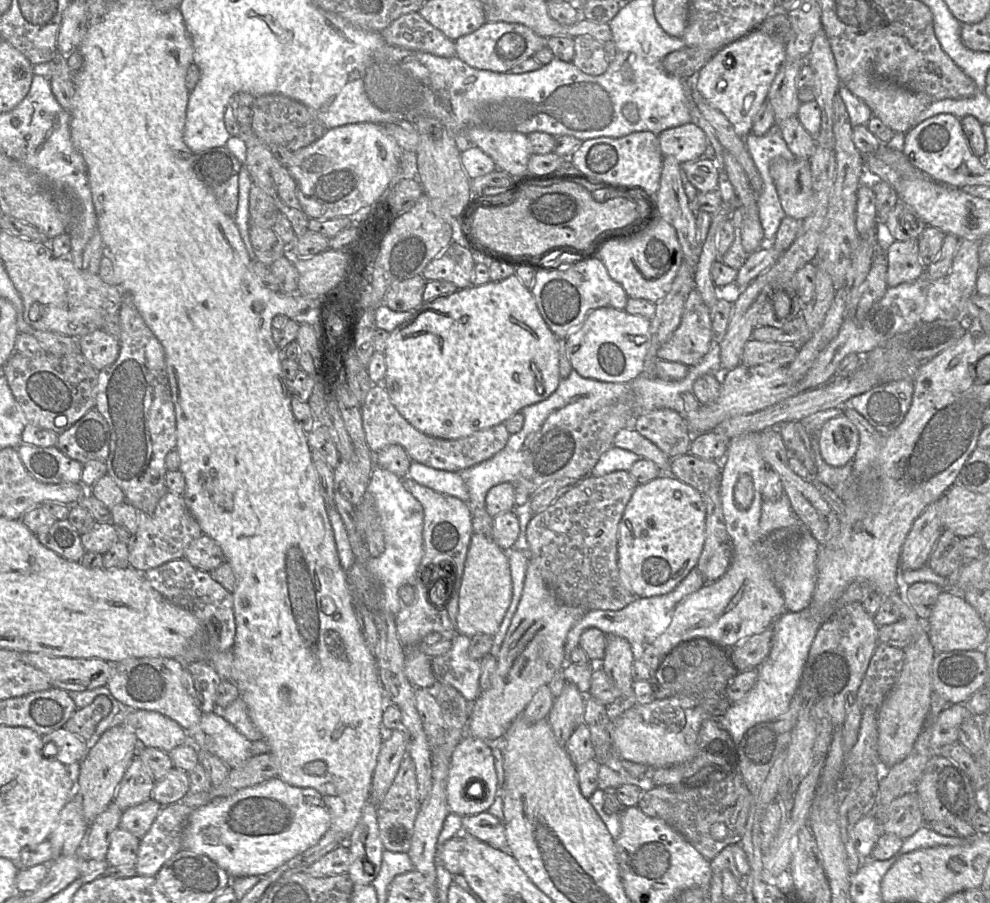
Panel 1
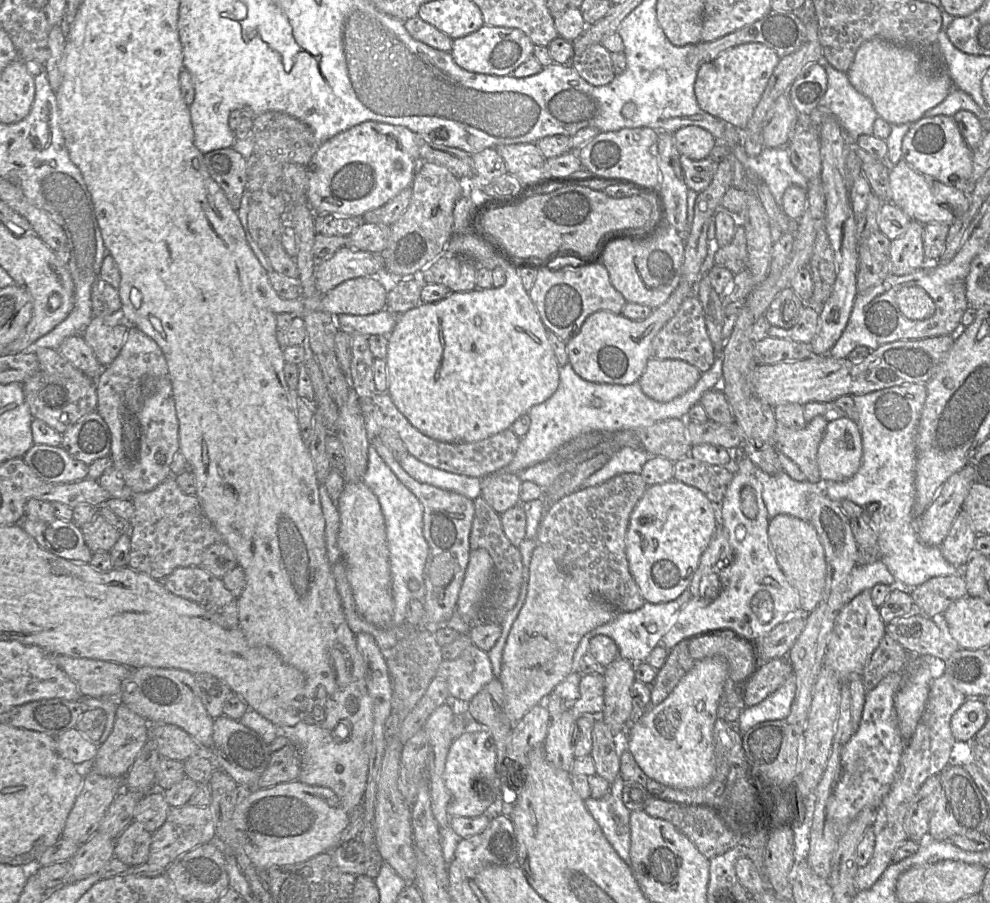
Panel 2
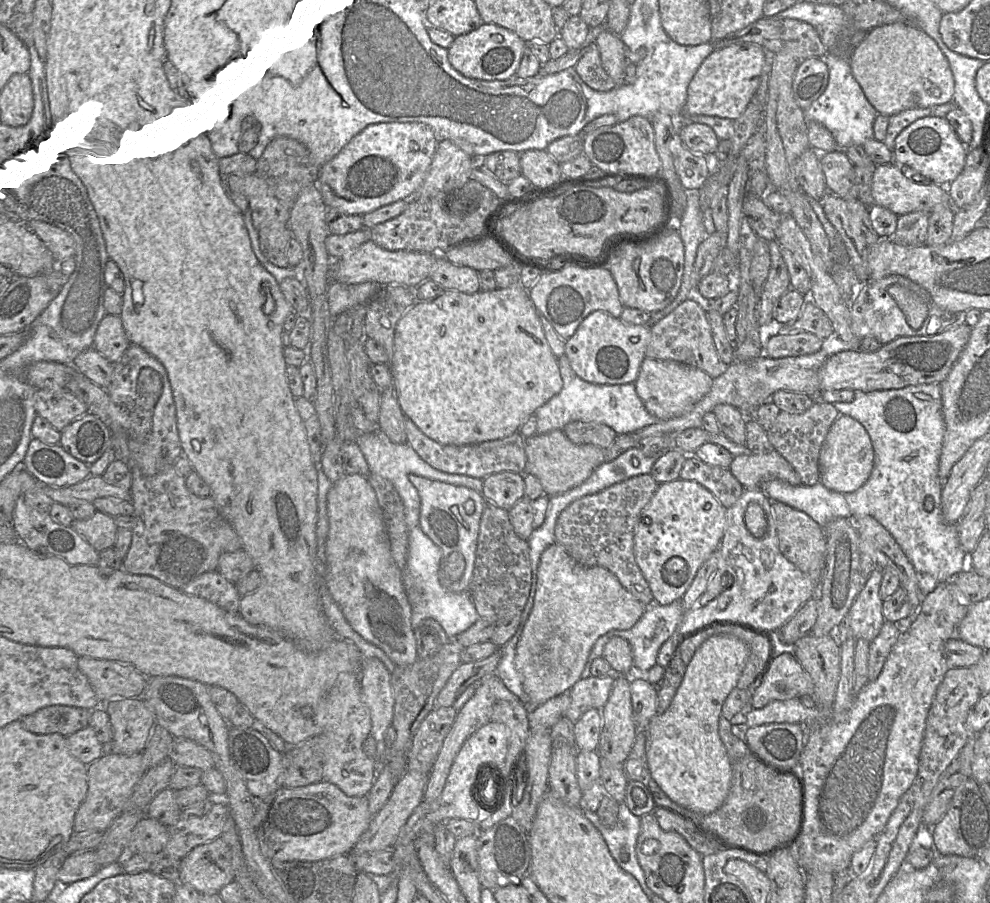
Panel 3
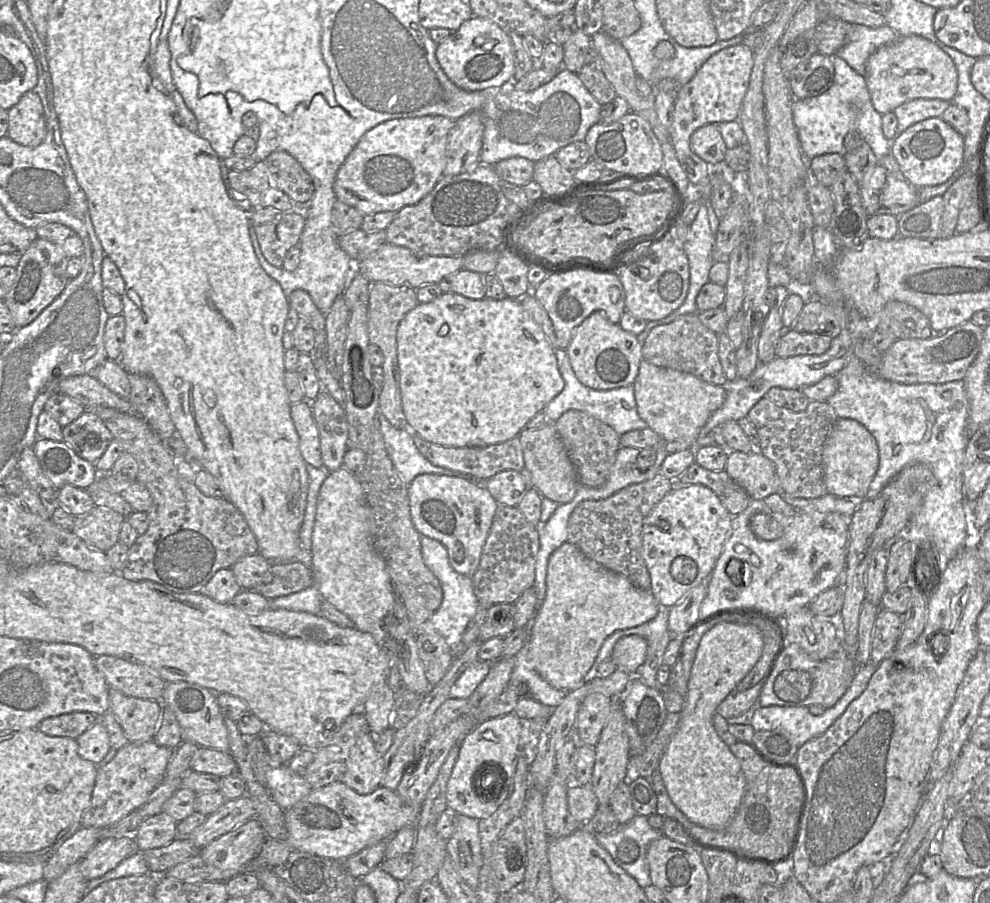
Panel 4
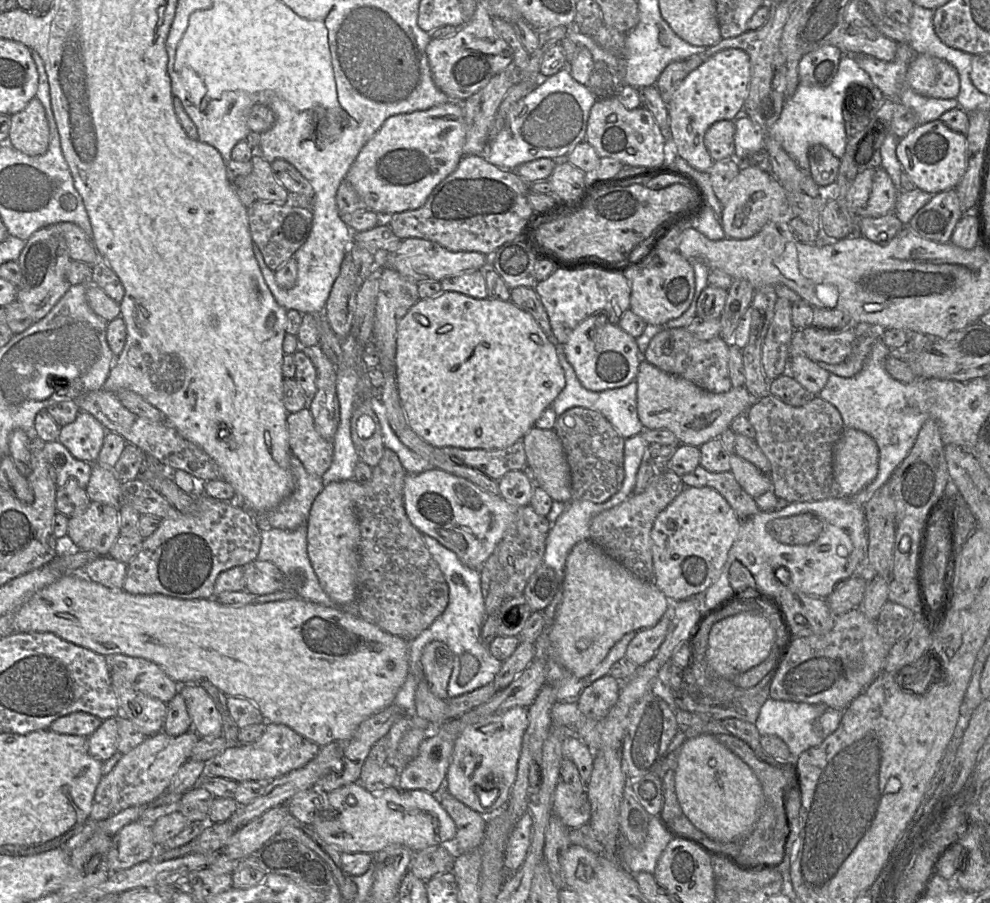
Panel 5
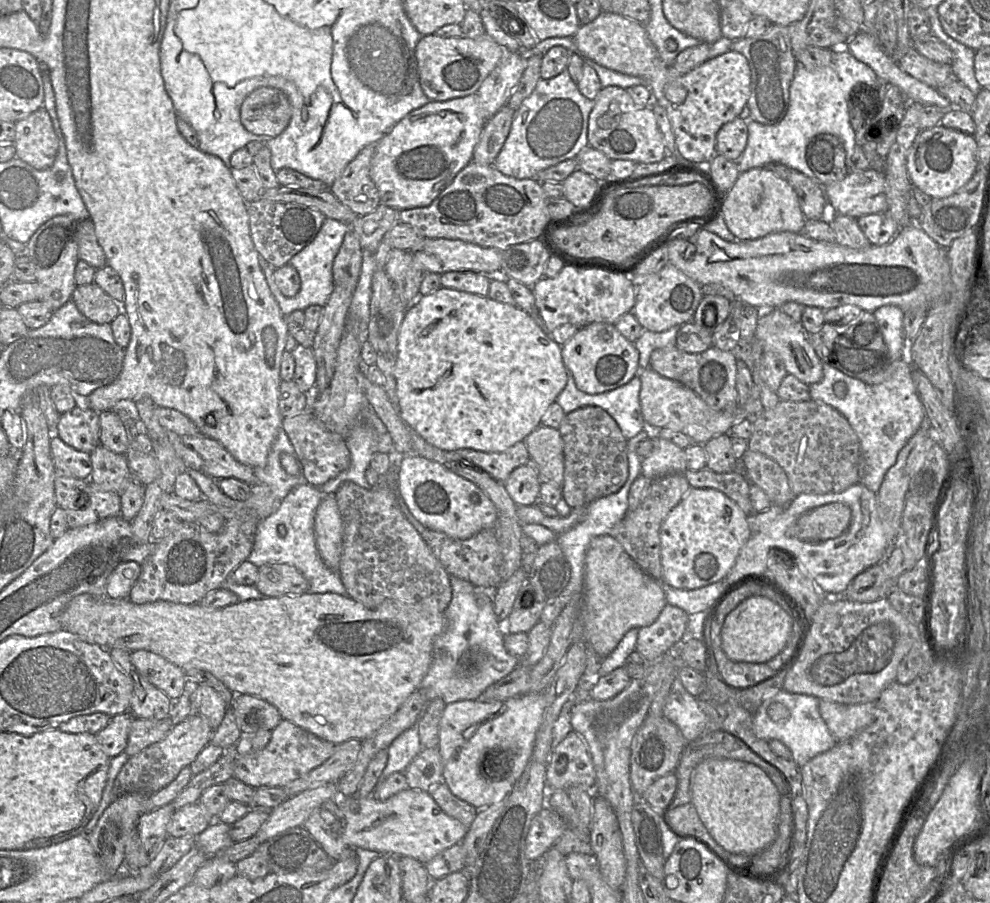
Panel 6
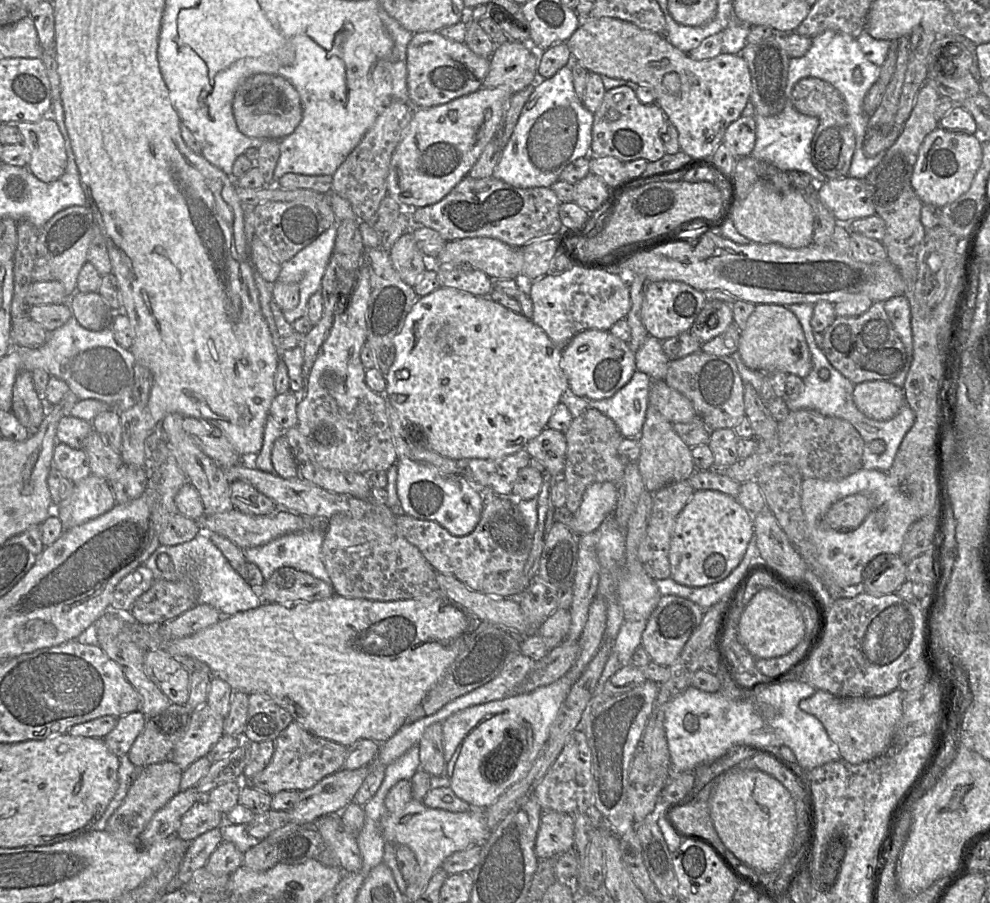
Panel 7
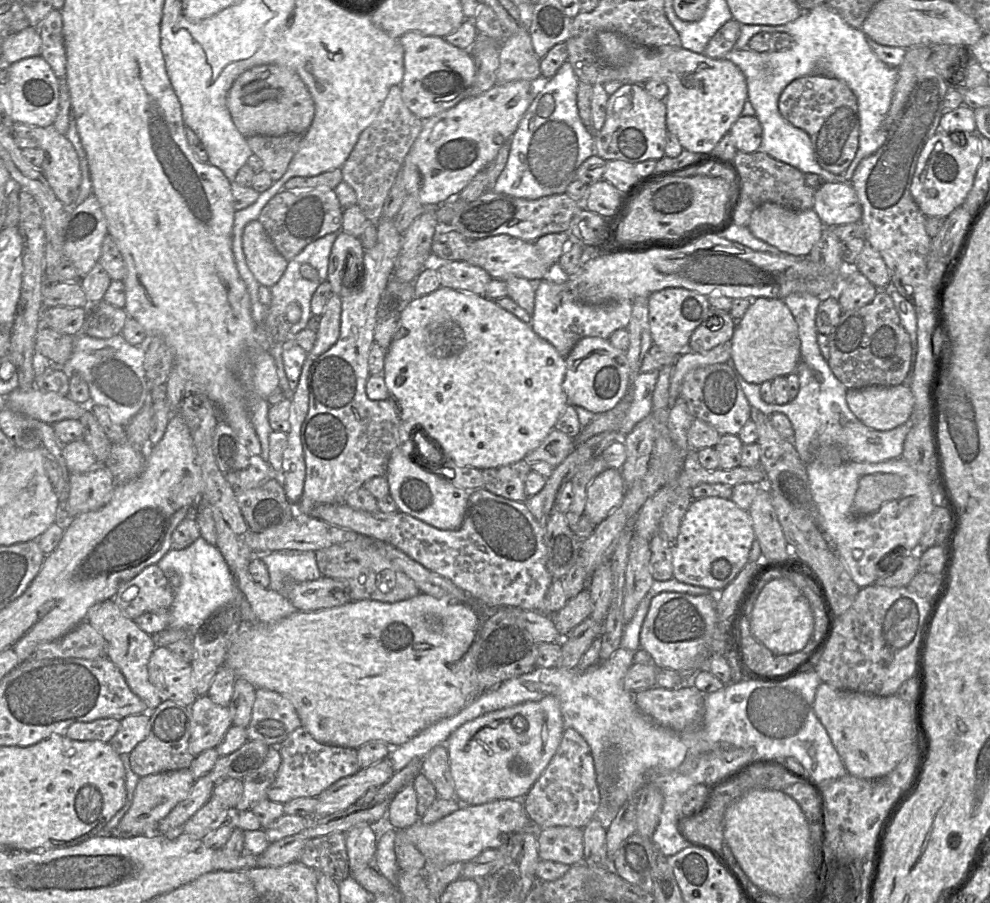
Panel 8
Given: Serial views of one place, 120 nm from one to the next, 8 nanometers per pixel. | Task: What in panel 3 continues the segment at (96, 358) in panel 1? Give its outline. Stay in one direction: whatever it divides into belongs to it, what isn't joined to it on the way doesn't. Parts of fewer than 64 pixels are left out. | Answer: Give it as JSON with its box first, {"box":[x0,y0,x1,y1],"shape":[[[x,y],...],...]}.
{"box":[93,314,129,363],"shape":[[[106,314],[96,330],[93,348],[111,363],[116,363],[129,345],[120,316]]]}

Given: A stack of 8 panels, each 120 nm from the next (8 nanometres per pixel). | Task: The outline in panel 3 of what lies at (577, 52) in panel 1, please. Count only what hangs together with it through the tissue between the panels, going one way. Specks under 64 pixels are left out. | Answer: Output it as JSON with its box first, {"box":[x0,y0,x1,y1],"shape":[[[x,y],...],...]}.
{"box":[574,43,616,92],"shape":[[[595,43],[584,49],[574,68],[583,82],[596,91],[608,92],[616,87],[601,64],[599,49]]]}

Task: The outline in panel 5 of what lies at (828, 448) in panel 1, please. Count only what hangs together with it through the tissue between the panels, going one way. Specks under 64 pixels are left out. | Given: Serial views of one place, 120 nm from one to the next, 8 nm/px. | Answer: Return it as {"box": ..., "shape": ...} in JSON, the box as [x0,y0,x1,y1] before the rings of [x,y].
{"box":[833,428,879,497],"shape":[[[845,428],[833,448],[833,471],[841,495],[852,497],[878,474],[879,449],[875,440],[860,430]]]}

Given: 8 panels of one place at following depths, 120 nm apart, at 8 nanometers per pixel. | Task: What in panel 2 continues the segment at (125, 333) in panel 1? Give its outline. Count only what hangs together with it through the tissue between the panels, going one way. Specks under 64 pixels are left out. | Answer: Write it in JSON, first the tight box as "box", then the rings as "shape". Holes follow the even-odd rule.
{"box":[96,326,179,494],"shape":[[[128,326],[128,332],[126,335],[125,343],[120,350],[118,356],[114,361],[107,367],[103,367],[103,370],[96,378],[96,393],[97,393],[97,408],[96,412],[103,418],[106,422],[110,433],[111,433],[111,452],[110,456],[113,460],[113,467],[119,472],[119,474],[124,479],[125,483],[131,488],[134,494],[149,492],[160,485],[164,480],[171,476],[170,465],[173,461],[174,455],[179,451],[179,437],[178,437],[178,419],[176,416],[174,399],[172,394],[172,385],[168,373],[168,367],[163,355],[163,352],[159,345],[149,336],[144,334],[138,328],[134,326]],[[144,375],[152,375],[157,379],[157,391],[150,398],[143,398],[141,395],[141,379]]]}

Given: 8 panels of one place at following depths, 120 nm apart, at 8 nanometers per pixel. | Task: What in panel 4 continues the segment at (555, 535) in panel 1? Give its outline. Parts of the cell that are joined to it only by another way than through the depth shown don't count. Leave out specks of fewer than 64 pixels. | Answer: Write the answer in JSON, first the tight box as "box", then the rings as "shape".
{"box":[567,473,674,590],"shape":[[[658,473],[641,483],[630,484],[601,500],[585,500],[572,511],[567,524],[567,541],[584,555],[623,574],[636,587],[651,590],[651,578],[642,557],[642,526],[653,507],[673,488],[674,481]]]}

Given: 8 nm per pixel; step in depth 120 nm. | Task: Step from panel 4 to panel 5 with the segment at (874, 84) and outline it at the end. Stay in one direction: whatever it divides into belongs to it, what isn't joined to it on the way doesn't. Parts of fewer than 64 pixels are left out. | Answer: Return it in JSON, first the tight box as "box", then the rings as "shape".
{"box":[905,54,960,99],"shape":[[[917,54],[911,60],[905,80],[909,88],[929,98],[956,99],[960,91],[957,69],[927,54]]]}

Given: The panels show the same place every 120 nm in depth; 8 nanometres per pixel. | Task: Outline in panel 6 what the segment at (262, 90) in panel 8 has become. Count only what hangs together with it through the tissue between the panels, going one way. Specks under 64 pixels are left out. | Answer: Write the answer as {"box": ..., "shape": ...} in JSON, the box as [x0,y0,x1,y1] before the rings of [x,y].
{"box":[240,86,292,138],"shape":[[[268,86],[251,92],[240,108],[240,120],[247,131],[272,138],[286,129],[291,115],[292,109],[285,93]]]}

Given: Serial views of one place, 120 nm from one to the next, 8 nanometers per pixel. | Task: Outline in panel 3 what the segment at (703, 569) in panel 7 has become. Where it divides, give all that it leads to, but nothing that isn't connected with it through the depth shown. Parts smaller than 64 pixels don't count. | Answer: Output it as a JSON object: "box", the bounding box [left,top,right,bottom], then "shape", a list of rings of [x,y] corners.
{"box":[634,478,726,605],"shape":[[[680,478],[661,483],[634,529],[634,555],[653,598],[661,605],[680,600],[703,562],[722,542],[726,508],[704,486]]]}

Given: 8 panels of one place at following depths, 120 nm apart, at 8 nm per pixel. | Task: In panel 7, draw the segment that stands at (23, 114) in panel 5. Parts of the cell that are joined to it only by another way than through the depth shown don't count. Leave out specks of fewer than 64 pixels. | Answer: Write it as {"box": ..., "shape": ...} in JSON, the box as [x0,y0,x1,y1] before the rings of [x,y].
{"box":[8,108,67,183],"shape":[[[51,108],[48,116],[36,122],[8,122],[15,125],[23,136],[22,144],[31,154],[28,170],[40,181],[50,183],[59,179],[67,165],[64,139],[60,129],[52,119]]]}

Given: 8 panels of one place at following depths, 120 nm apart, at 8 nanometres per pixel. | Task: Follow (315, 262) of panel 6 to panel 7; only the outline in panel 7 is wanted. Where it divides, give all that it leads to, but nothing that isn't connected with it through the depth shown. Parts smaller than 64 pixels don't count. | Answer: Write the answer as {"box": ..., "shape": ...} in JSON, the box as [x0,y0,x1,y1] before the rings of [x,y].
{"box":[278,224,337,323],"shape":[[[337,224],[321,233],[312,243],[281,265],[278,281],[299,286],[299,303],[289,311],[282,311],[286,321],[292,323],[305,316],[310,297],[321,290],[322,279],[334,252]]]}

